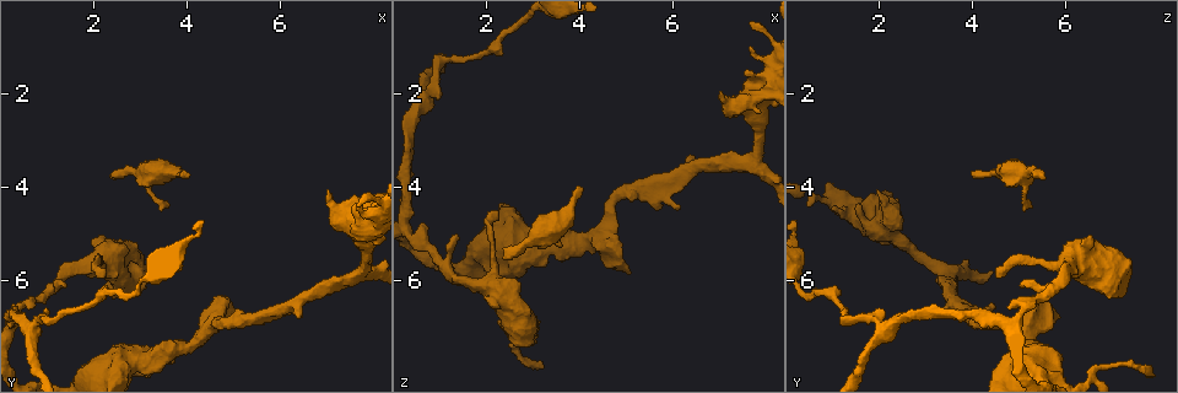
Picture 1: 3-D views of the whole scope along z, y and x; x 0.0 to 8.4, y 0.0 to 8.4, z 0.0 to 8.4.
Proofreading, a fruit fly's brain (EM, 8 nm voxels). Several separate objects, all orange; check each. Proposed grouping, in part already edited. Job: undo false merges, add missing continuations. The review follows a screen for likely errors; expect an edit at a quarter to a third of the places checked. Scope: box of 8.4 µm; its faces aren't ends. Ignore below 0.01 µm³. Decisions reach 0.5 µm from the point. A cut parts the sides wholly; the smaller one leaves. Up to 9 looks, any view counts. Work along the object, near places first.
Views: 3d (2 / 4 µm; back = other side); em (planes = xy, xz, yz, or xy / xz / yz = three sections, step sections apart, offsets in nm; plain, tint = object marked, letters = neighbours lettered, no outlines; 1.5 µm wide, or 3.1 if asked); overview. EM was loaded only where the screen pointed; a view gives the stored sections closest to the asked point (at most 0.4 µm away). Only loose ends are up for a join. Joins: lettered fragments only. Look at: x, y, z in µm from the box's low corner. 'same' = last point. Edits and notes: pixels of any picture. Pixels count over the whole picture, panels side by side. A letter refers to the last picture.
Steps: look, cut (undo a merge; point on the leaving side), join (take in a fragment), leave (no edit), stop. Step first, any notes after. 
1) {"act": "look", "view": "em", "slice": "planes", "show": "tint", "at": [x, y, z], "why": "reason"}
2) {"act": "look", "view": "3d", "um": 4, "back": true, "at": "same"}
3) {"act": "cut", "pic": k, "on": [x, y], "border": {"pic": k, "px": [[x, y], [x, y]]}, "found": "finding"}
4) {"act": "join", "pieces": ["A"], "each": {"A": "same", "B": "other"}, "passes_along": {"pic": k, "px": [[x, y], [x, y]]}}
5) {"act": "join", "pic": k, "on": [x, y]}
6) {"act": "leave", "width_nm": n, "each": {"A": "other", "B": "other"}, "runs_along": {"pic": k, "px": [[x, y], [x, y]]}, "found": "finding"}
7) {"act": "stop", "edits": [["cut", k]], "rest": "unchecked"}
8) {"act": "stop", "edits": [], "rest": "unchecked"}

{"act": "look", "view": "em", "slice": "planes", "show": "letters", "at": [4.90, 6.35, 5.45], "why": "free end"}

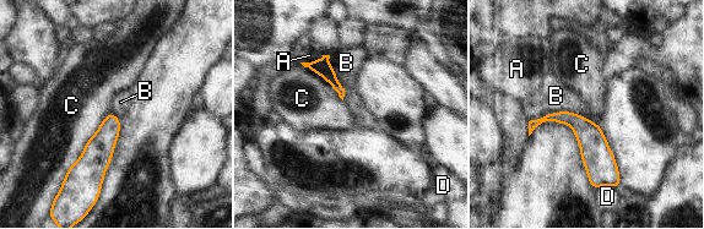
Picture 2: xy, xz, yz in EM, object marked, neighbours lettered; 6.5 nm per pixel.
{"act": "leave", "each": {"A": "other", "B": "other", "C": "other", "D": "other"}, "found": "no lettered fragment goes on from it"}

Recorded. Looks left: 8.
{"act": "look", "view": "3d", "um": 4, "back": true, "at": [2.60, 7.80, 7.30], "why": "sudden change in width"}

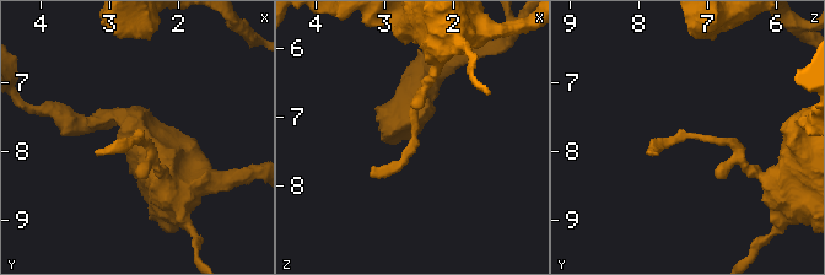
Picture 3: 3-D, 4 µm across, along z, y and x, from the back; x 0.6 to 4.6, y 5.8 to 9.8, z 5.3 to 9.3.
{"act": "look", "view": "em", "slice": "planes", "show": "tint", "at": [2.55, 7.80, 7.30]}

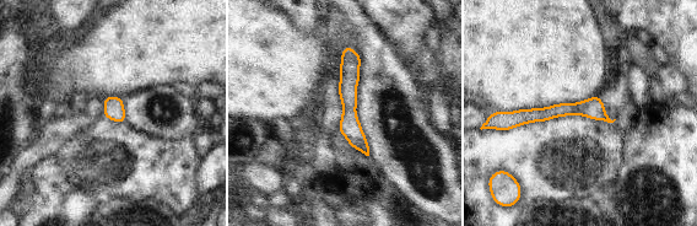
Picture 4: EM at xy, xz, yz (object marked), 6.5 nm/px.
{"act": "look", "view": "em", "slice": "planes", "show": "letters", "at": "same"}

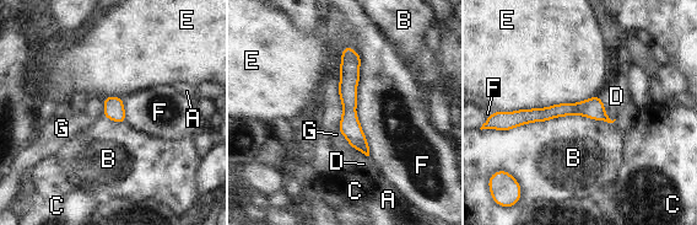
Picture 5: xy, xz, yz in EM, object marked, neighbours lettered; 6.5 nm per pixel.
{"act": "leave", "longest_contact_nm": ["B", 750], "each": {"A": "other", "B": "other", "C": "other", "D": "other", "E": "other", "F": "other", "G": "other"}, "border": {"pic": 5, "px": [[611, 122], [567, 114], [497, 130]]}, "found": "continuous, no second cell"}

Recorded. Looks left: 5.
{"act": "look", "view": "em", "slice": "planes", "show": "plain", "at": [4.10, 3.80, 4.00], "why": "tapers out"}

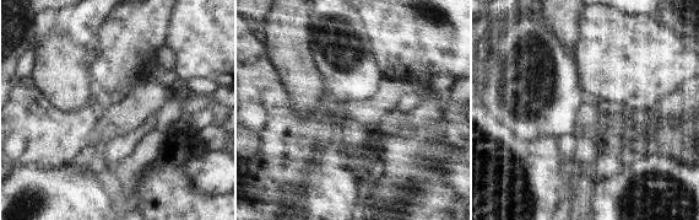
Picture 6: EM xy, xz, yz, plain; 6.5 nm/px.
{"act": "look", "view": "em", "slice": "planes", "show": "letters", "at": "same"}

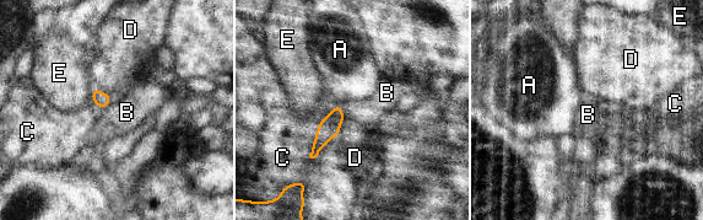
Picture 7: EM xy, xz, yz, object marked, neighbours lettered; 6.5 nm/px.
{"act": "join", "pieces": ["A"], "each": {"A": "same", "B": "other", "C": "other", "D": "other", "E": "other"}, "passes_along": {"pic": 7, "px": [[329, 127], [338, 105], [349, 71]]}, "found": "the cell continues"}

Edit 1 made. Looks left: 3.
{"act": "stop", "edits": [["join", 7]], "rest": "unchecked"}

